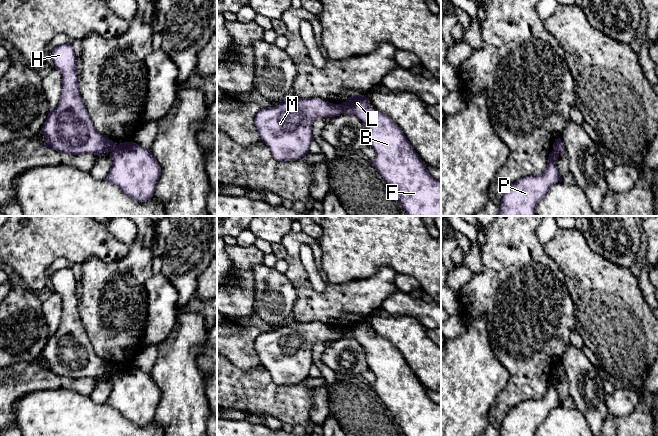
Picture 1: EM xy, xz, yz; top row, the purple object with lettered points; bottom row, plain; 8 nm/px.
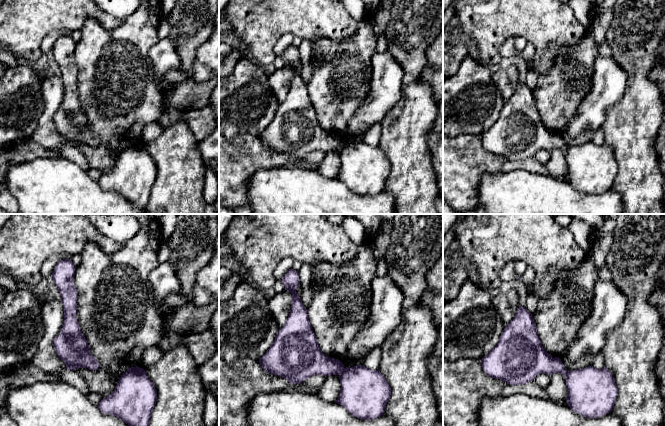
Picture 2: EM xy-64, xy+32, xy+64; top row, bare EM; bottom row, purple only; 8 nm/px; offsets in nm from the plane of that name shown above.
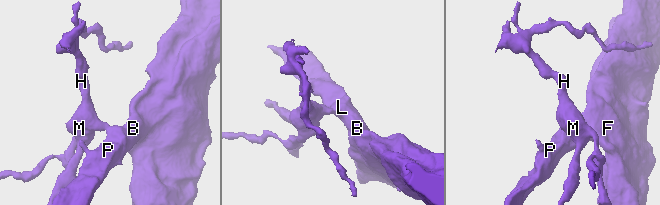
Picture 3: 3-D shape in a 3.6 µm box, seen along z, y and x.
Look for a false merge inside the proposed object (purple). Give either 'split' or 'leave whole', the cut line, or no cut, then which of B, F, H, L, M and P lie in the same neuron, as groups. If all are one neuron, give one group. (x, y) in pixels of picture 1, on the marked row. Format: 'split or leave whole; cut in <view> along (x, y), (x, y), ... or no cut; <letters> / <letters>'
split; cut in xy along (118, 145), (110, 152); B F L P / H M

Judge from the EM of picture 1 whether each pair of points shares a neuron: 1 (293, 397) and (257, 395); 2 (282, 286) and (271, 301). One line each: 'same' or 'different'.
1: same
2: same

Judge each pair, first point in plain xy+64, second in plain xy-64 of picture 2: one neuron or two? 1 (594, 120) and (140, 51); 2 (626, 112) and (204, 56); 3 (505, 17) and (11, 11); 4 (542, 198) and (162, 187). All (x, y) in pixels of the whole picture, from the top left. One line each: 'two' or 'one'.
1: two
2: two
3: one
4: two

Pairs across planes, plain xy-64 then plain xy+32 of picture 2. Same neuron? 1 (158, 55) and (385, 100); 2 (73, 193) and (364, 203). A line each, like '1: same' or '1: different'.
1: same
2: same

